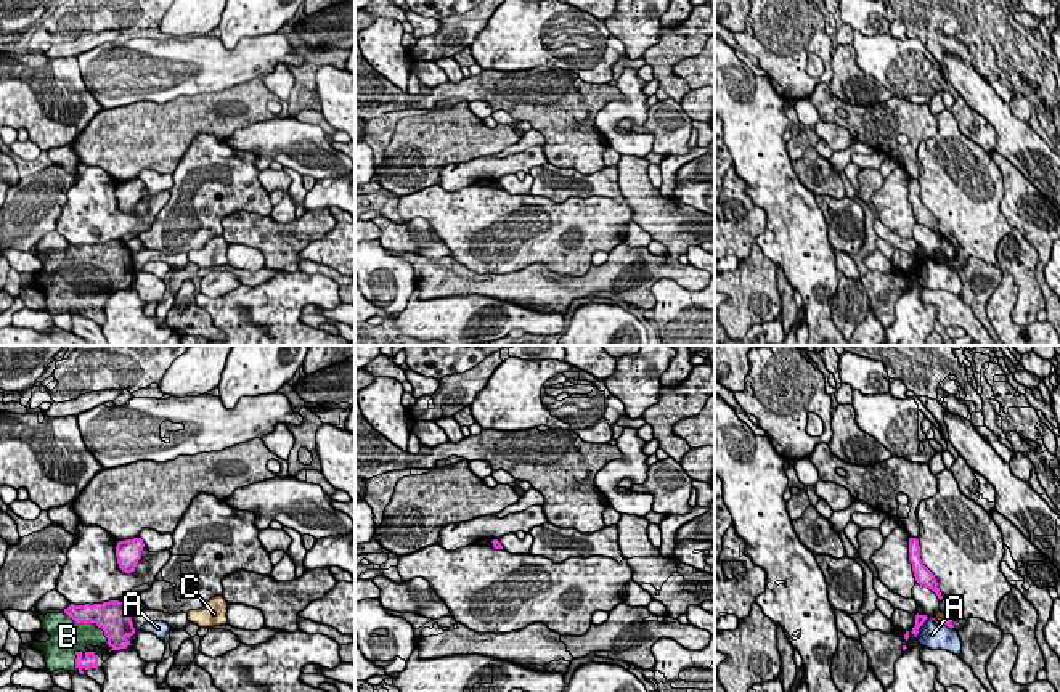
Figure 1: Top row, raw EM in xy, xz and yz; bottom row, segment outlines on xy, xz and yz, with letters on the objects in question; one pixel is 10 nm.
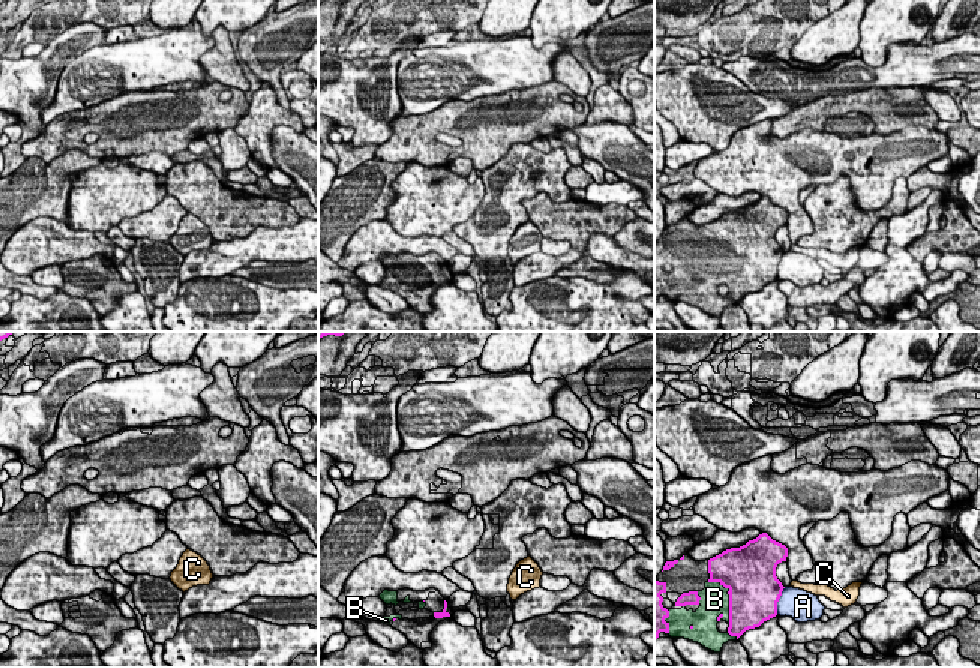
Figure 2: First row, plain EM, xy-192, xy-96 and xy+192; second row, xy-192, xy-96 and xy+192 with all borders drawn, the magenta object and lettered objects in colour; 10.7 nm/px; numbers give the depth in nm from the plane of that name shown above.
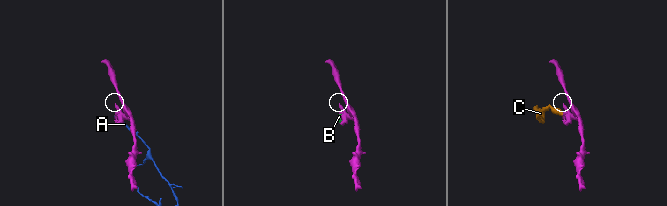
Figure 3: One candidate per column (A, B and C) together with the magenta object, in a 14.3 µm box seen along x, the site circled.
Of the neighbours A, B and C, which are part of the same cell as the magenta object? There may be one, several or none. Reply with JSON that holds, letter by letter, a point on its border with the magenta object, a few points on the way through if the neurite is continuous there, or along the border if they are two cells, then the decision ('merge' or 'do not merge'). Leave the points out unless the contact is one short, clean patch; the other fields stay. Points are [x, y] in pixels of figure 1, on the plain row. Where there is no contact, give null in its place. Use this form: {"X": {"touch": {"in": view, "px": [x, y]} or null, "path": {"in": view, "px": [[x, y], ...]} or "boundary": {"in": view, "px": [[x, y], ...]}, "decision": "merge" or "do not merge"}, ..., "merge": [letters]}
{"A": {"touch": {"in": "yz", "px": [924, 262]}, "boundary": {"in": "yz", "px": [[937, 262], [927, 259], [916, 276]]}, "decision": "do not merge"}, "B": {"touch": {"in": "xy", "px": [77, 297]}, "decision": "merge"}, "C": {"touch": {"in": "yz", "px": [946, 262]}, "boundary": {"in": "yz", "px": [[948, 259], [943, 264]]}, "decision": "do not merge"}, "merge": ["B"]}

